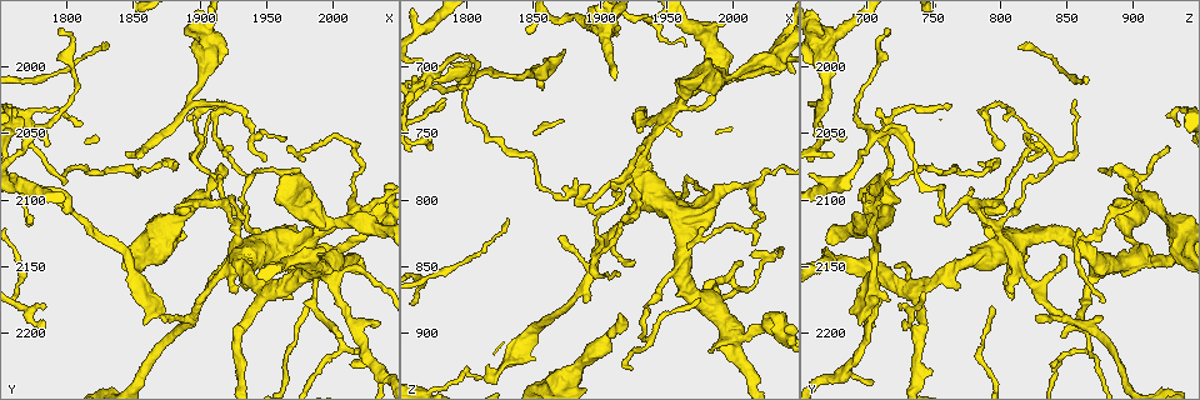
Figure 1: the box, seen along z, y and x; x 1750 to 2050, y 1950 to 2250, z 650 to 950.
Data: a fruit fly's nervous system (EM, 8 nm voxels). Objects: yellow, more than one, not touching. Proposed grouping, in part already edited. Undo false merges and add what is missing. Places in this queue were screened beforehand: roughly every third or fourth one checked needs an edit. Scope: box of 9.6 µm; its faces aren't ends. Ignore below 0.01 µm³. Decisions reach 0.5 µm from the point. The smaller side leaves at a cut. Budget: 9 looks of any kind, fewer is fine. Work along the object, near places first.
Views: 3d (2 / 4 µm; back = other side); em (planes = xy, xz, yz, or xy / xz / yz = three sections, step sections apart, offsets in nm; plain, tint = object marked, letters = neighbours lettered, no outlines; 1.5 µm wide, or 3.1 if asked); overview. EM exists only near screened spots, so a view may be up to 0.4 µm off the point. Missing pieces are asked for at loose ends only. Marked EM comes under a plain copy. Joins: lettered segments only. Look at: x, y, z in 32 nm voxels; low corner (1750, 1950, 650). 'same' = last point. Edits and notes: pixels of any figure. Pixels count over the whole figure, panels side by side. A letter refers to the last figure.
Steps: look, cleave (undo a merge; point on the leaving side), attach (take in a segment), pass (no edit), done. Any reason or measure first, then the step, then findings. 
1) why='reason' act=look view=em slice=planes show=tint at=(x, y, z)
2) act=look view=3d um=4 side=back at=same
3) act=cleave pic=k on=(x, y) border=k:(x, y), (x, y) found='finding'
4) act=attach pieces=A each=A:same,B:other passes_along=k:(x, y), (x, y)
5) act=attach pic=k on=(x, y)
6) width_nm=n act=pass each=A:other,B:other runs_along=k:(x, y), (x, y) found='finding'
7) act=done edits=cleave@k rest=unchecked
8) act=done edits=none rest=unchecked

why='an open end' act=look view=3d um=4 at=(1858, 2194, 692)

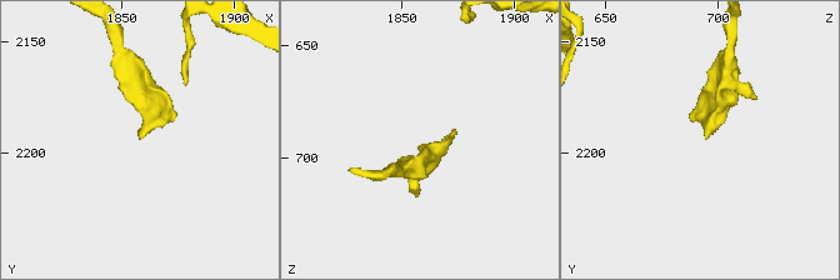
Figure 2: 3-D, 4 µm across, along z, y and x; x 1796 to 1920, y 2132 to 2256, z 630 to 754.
act=look view=em slice=planes show=letters at=(1858, 2192, 695)

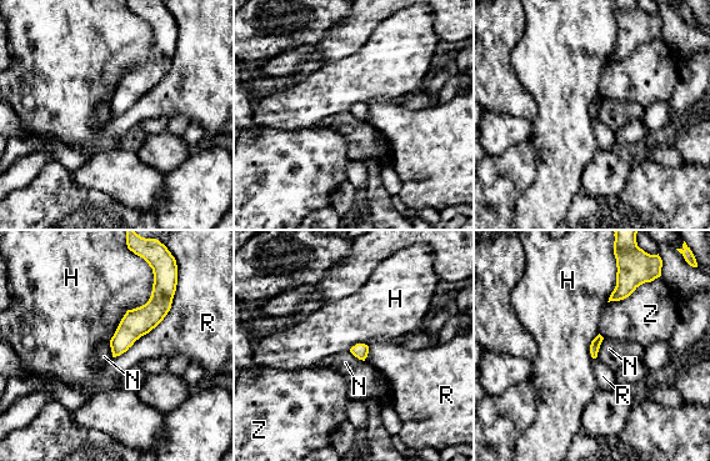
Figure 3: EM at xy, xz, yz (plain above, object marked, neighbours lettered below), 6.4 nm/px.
act=pass each=H:other,N:other,R:other,Z:other runs_along=3:(156, 289), (156, 305), (115, 352) found='no lettered segment goes on from it'

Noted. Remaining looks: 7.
act=look view=em slice=planes show=letters at=(1906, 2090, 902)

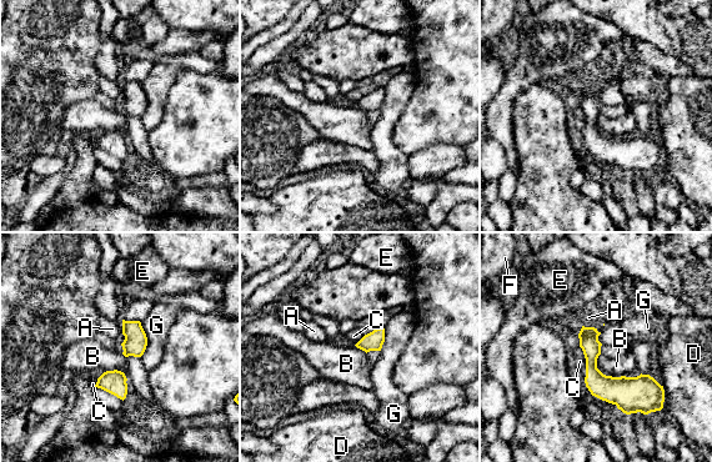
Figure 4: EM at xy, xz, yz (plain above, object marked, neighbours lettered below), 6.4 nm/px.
act=pass each=A:other,B:other,C:other,D:other,E:other,F:other,G:other runs_along=4:(583, 331), (591, 370), (611, 390), (657, 400) found='continuous, no second neuron'

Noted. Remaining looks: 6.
why='abrupt turn' act=look view=em slice=xy step=8 show=tint at=(2010, 2054, 822)

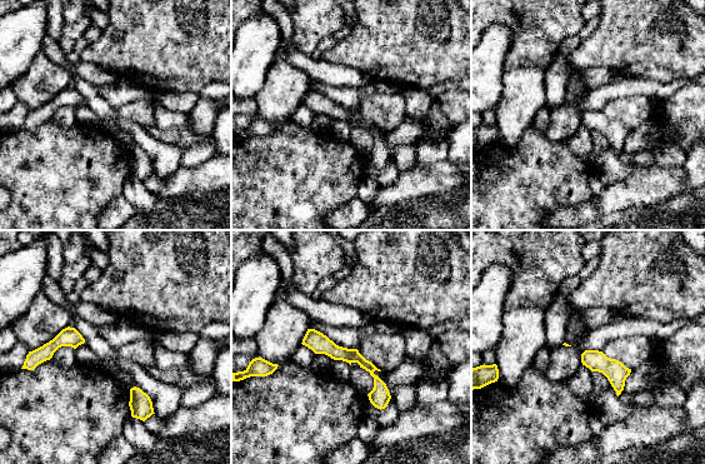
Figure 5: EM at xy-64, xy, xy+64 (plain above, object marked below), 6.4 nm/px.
act=look view=em slice=planes show=tint at=same

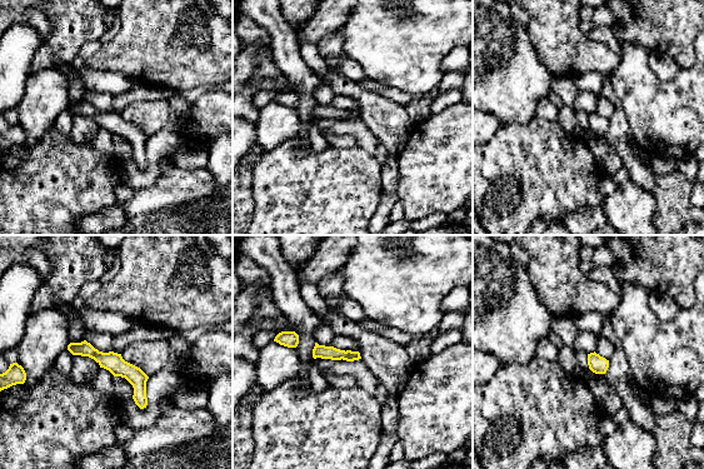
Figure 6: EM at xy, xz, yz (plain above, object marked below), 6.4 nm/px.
why='see the neighbours' act=look view=em slice=planes show=letters at=same

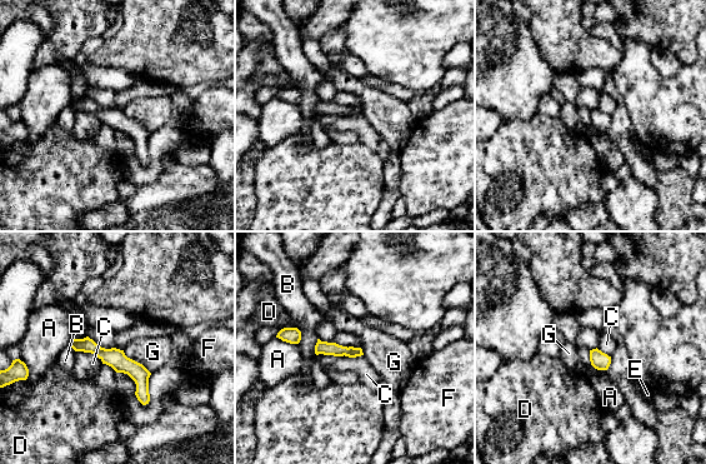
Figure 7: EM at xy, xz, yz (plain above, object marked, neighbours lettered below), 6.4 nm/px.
width_nm=80 act=pass each=A:other,B:other,C:other,D:other,E:other,F:other,G:other found='one neuron here'

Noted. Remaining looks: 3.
why='free end' act=look view=em slice=planes show=tint at=(1790, 2096, 700)

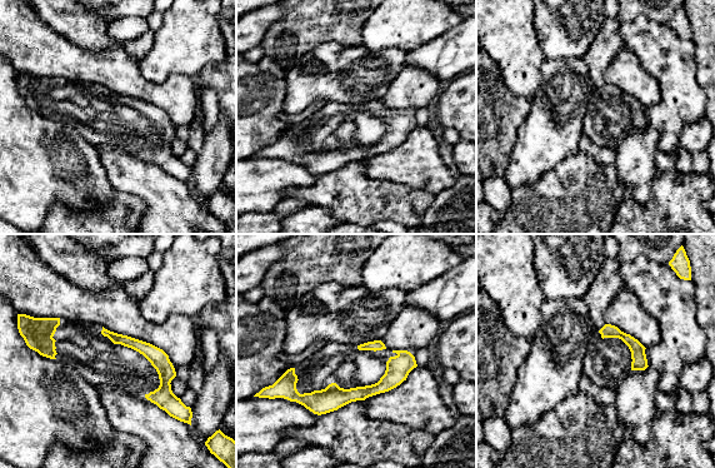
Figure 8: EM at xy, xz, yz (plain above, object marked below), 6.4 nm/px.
why='what lies round it' act=look view=em slice=planes show=letters at=same

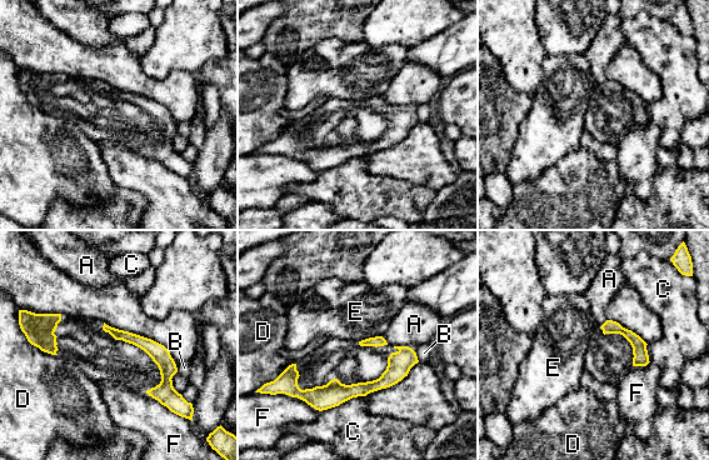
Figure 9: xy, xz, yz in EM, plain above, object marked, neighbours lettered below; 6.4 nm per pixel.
act=pass each=A:other,B:other,C:other,D:other,E:other,F:other border=9:(382, 335), (365, 338), (359, 341) found='no lettered segment goes on from it'

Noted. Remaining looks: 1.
act=done edits=none rest=unchecked

